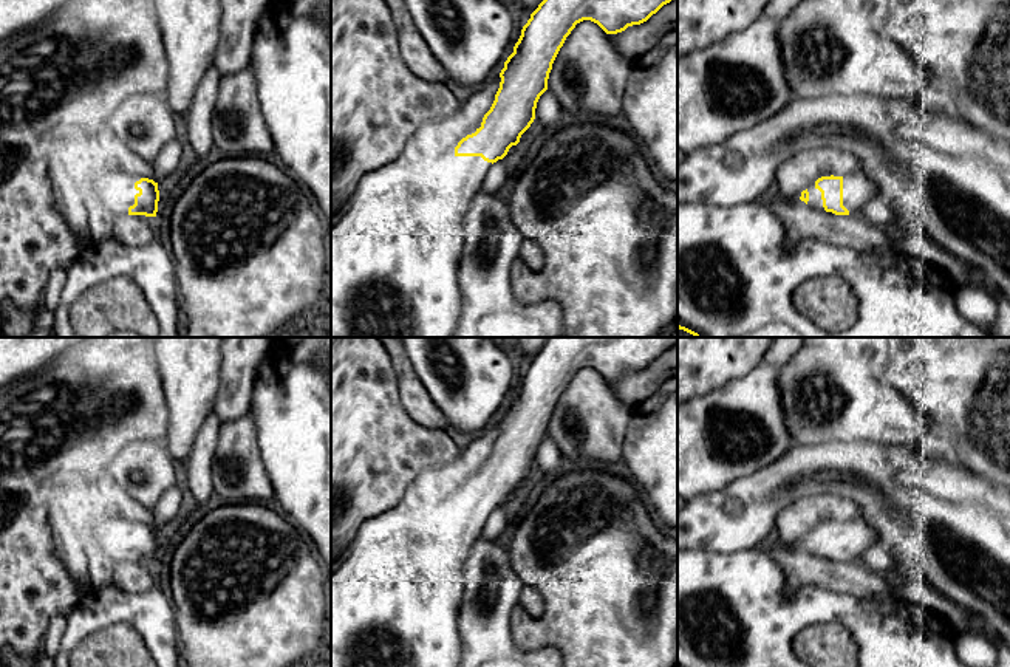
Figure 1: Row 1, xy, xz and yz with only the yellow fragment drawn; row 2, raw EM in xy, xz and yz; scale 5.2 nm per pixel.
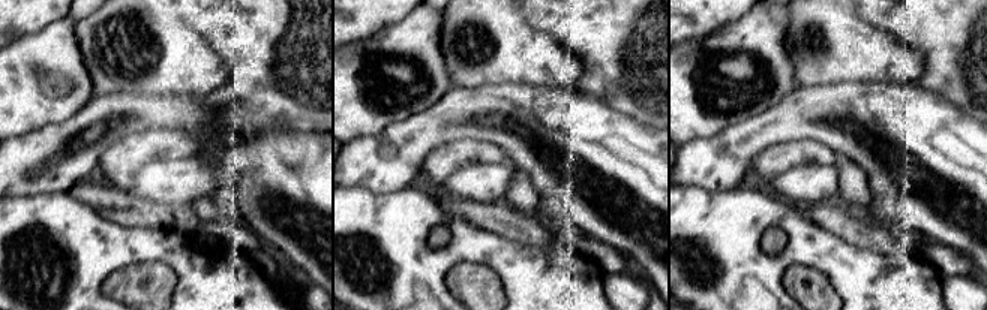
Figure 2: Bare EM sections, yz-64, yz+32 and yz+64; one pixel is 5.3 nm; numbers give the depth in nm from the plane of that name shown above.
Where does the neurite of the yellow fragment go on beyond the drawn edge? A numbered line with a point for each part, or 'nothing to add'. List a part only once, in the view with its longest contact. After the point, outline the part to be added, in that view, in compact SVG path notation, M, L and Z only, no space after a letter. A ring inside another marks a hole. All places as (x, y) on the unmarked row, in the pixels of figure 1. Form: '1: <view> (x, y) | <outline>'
1: xy (119, 536) | M111 520L101 526L101 545L108 545L111 559L128 562L128 554L135 551L135 542L139 540L135 535L135 529L139 526L139 523Z

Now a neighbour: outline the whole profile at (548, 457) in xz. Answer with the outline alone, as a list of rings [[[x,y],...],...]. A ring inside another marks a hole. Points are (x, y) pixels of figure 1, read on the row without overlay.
[[[546,436],[535,455],[535,474],[544,475],[554,472],[561,461],[561,453],[555,444],[555,441],[551,436]]]

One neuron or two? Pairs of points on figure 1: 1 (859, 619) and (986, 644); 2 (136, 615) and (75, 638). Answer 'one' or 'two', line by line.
1: two
2: one

